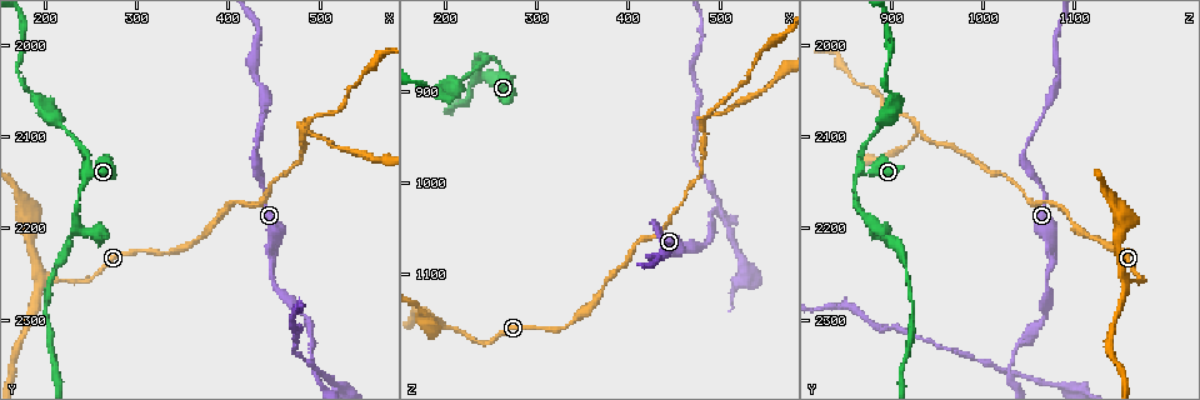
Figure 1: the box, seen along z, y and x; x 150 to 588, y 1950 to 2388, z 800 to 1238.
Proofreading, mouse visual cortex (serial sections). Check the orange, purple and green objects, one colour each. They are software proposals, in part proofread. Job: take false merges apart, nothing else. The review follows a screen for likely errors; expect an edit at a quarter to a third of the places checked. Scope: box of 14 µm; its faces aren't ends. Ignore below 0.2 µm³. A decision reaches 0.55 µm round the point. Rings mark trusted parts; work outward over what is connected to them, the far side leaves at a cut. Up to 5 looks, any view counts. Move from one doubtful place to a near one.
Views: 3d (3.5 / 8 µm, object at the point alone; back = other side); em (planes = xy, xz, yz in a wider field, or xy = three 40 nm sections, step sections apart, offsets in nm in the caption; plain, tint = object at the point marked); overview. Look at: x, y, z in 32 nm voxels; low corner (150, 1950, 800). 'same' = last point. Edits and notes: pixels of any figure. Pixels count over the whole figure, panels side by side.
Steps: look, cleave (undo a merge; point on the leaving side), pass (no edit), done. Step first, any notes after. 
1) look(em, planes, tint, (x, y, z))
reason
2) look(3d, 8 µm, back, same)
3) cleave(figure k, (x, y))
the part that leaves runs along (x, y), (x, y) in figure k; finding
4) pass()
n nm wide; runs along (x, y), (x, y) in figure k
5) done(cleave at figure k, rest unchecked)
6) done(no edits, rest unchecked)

look(3d, 8 µm, back, (200, 2255, 1160))
branch point

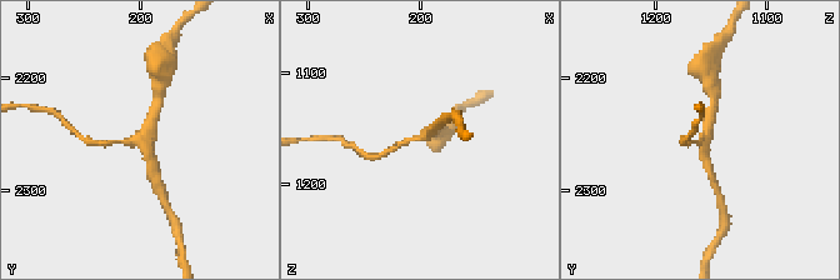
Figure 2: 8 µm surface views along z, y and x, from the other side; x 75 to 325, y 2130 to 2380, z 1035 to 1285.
look(em, xy, step 2, tint, (200, 2254, 1160))
3 arms; arms of 200, 250, 300 nm

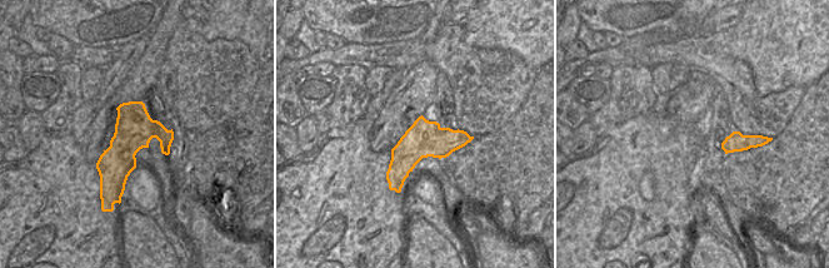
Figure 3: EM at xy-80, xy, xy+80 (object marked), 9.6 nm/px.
pass()
runs along (105, 143), (139, 140), (154, 110) in figure 2; all the same cell

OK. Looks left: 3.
look(3d, 3.5 µm, (430, 2030, 1085))

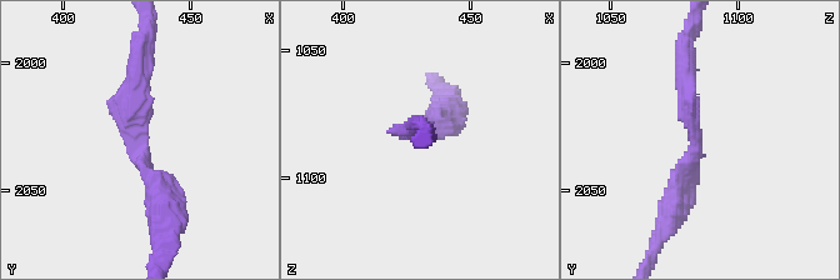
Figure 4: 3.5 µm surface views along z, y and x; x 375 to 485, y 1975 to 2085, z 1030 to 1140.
look(em, xy, step 1, tint, (430, 2032, 1083))
arms of 250, 300 nm; shape alone is not enough

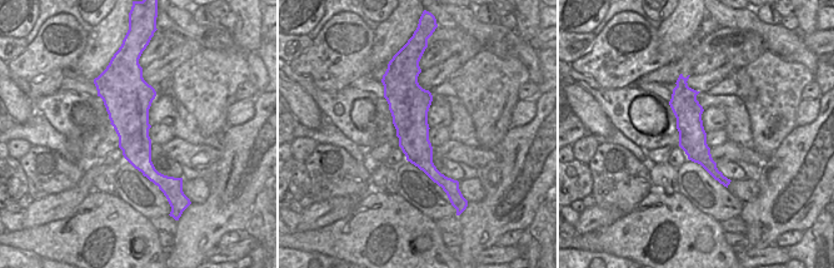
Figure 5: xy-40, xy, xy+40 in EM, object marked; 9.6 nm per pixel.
pass()
continuous, no second cell

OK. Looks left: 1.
done(no edits, rest unchecked)

